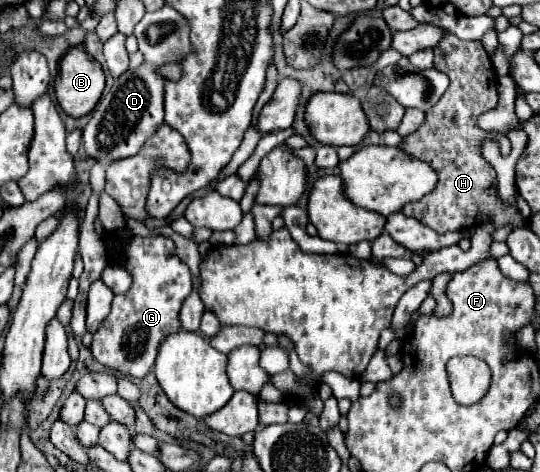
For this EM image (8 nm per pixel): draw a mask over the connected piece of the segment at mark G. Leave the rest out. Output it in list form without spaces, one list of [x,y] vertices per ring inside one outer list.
[[[134,236],[124,246],[122,268],[132,274],[132,286],[126,294],[114,296],[112,310],[90,344],[92,356],[122,376],[144,378],[154,366],[160,342],[180,330],[178,312],[192,290],[192,276],[174,250],[174,242],[164,236]]]

